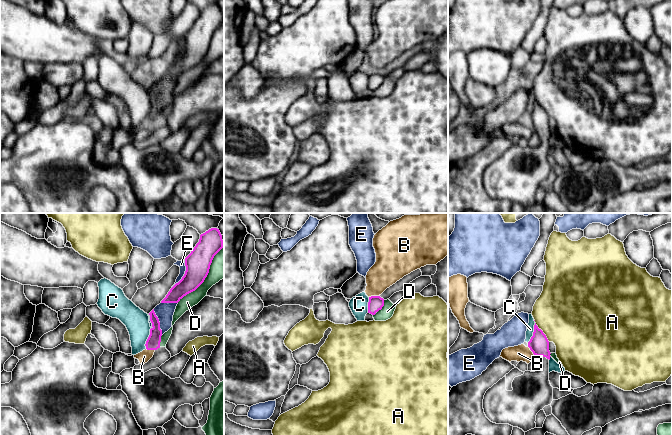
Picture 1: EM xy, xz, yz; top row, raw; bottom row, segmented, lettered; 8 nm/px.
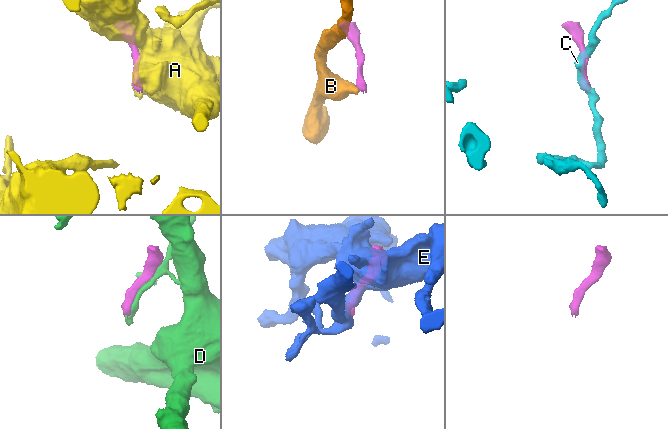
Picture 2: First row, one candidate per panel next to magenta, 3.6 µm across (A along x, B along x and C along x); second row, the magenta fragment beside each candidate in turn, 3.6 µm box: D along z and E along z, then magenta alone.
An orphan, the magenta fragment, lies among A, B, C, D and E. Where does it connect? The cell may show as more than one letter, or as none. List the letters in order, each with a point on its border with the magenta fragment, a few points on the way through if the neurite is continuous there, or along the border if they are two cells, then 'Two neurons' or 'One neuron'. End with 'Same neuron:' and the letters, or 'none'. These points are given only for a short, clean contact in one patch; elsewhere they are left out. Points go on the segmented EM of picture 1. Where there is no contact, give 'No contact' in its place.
A: Touches magenta at yz (542, 332). Two neurons
B: Touches magenta at xz (373, 296). Boundary: xz (378, 295), (369, 297). Two neurons
C: Touches magenta at xy (148, 338). Boundary: xy (151, 328), (145, 348). Two neurons
D: Touches magenta at xy (206, 276). Two neurons
E: Touches magenta at xy (184, 274). Two neurons
Same neuron: none

